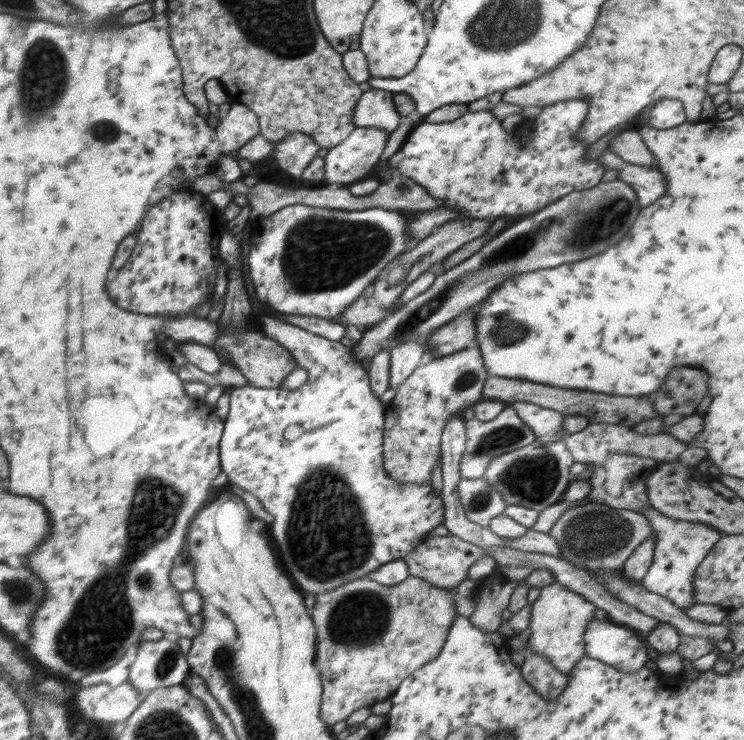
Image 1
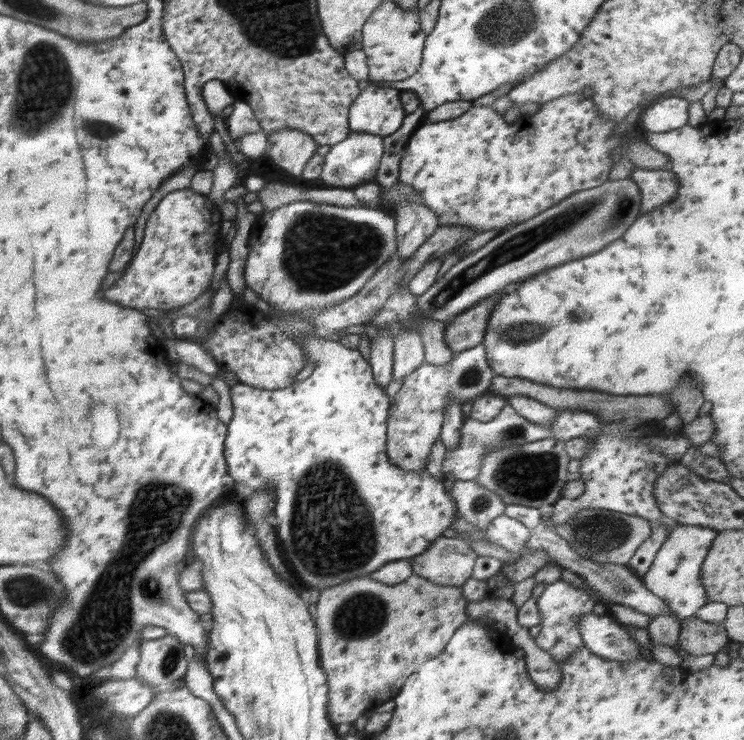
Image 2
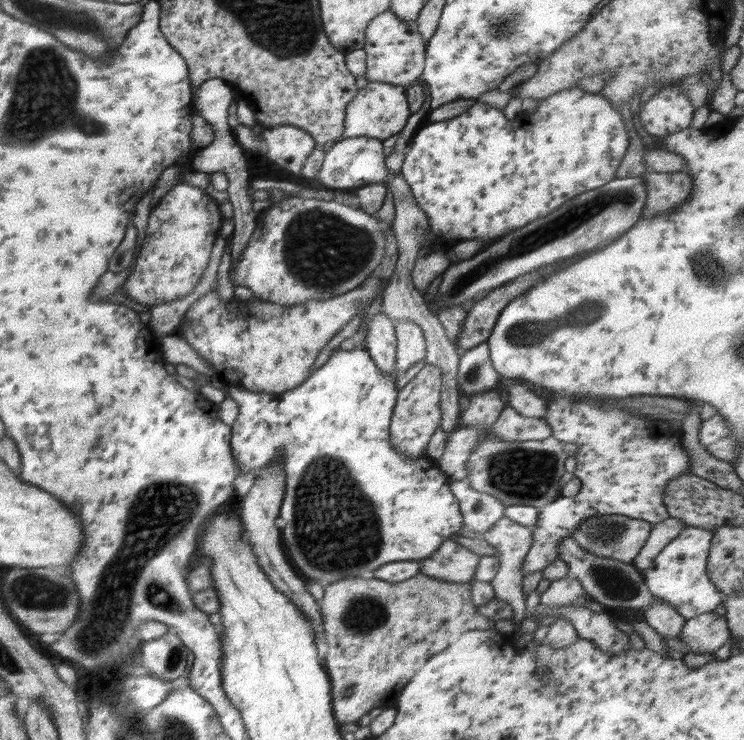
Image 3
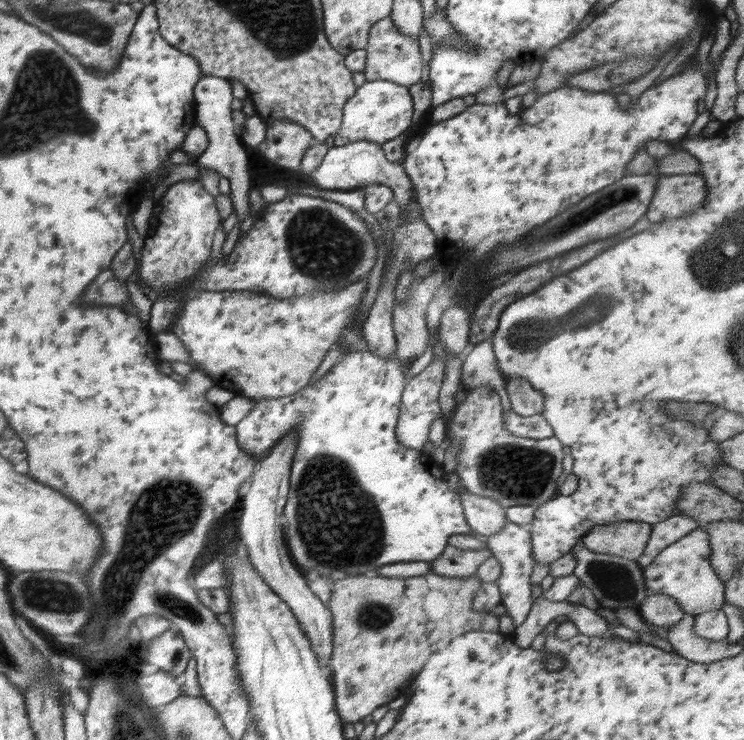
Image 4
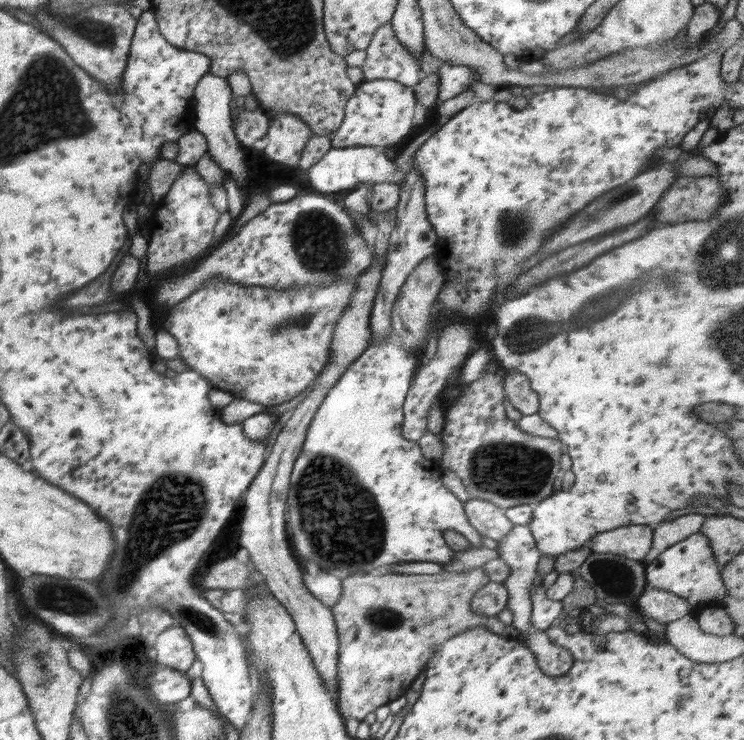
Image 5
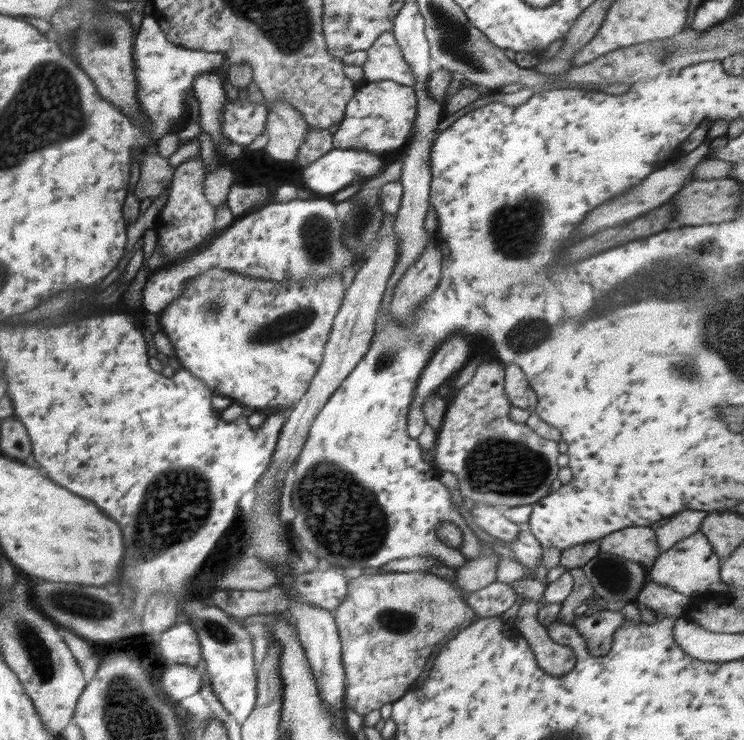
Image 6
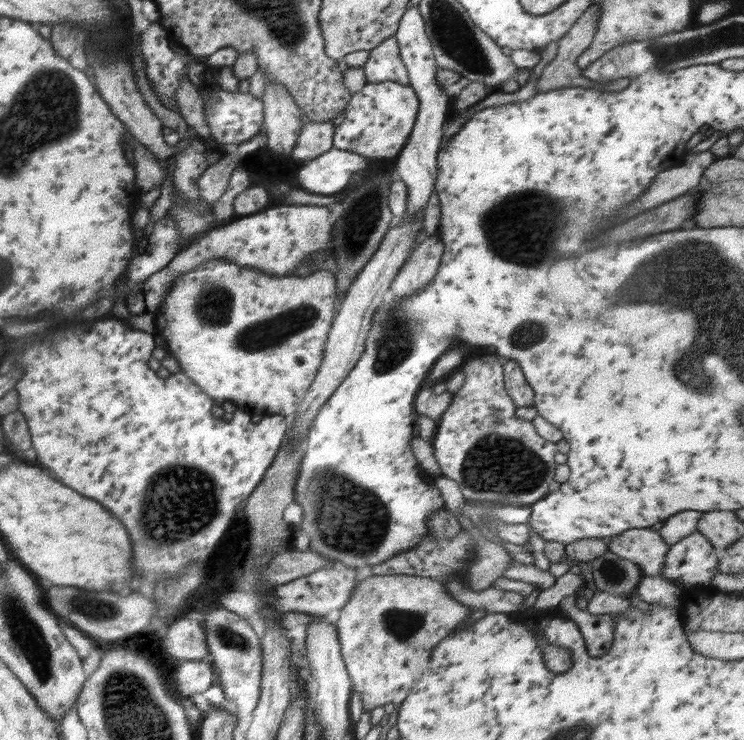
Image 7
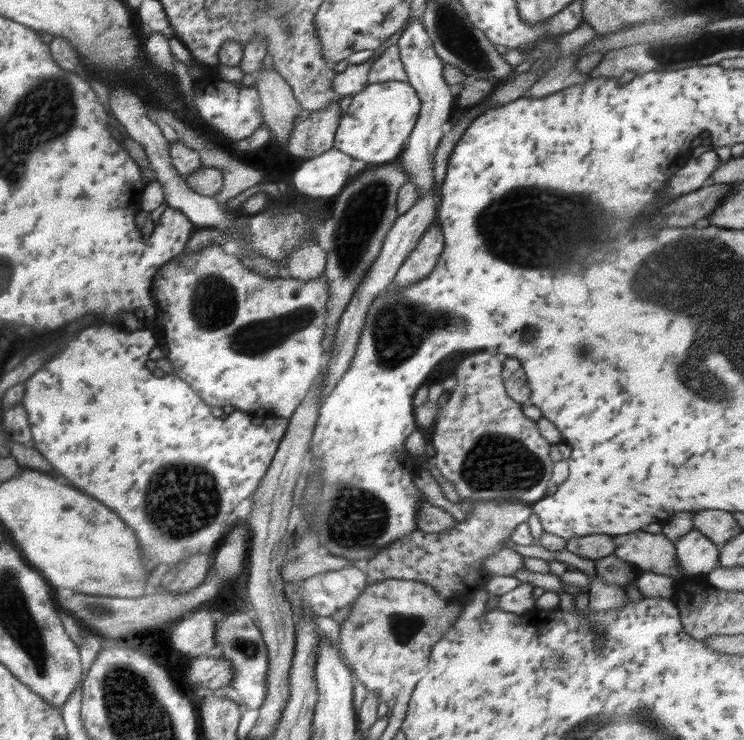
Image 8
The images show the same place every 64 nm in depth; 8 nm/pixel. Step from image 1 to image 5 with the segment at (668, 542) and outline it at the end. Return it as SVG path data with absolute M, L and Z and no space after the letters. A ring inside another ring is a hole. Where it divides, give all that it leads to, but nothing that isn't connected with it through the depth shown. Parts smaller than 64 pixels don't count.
M700 531L687 536L684 540L669 546L645 567L648 587L666 590L685 598L695 614L708 605L719 604L727 590L721 577L721 569L713 555L708 538Z

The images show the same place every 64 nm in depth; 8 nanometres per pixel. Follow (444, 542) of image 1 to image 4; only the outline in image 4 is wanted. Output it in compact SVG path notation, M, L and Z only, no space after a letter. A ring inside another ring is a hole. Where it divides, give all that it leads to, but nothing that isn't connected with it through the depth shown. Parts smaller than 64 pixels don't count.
M446 545L445 551L437 559L430 561L431 572L440 576L472 576L478 567L492 557L488 548L479 550L459 549Z

